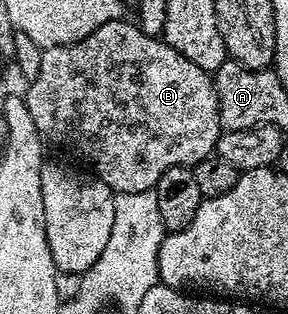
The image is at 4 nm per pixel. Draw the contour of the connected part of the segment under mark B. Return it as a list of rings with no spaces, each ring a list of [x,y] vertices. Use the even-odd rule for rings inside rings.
[[[119,19],[104,23],[104,27],[96,27],[96,31],[92,31],[92,35],[71,45],[45,46],[40,59],[40,71],[37,73],[36,79],[28,82],[25,86],[26,93],[24,92],[26,106],[32,114],[32,123],[36,123],[36,131],[42,136],[43,142],[50,144],[51,141],[54,145],[63,145],[68,152],[75,153],[83,161],[81,164],[87,170],[92,171],[94,176],[101,181],[108,183],[108,187],[115,193],[148,191],[158,184],[160,175],[164,175],[164,171],[181,165],[193,167],[215,152],[218,138],[224,132],[222,120],[218,114],[218,92],[214,86],[213,76],[200,67],[196,67],[196,63],[192,63],[192,59],[184,59],[184,55],[180,55],[180,51],[173,49],[166,40],[144,35],[144,31],[139,29],[133,20],[126,20]]]

